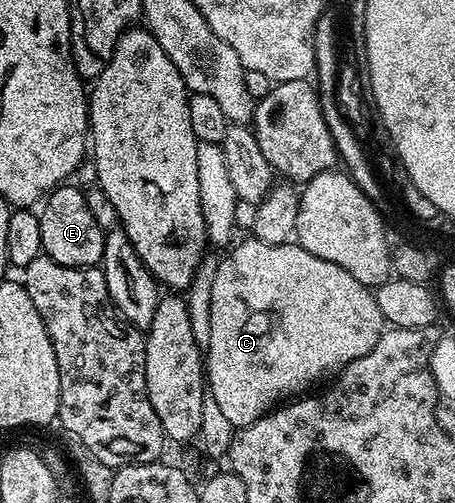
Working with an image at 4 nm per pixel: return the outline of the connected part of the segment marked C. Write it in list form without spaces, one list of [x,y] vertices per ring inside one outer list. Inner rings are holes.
[[[249,240],[243,245],[235,244],[229,250],[231,253],[218,262],[210,304],[212,339],[204,350],[208,395],[216,399],[220,411],[235,429],[256,423],[256,419],[279,403],[305,394],[309,390],[306,388],[321,377],[337,374],[348,363],[368,355],[384,328],[377,296],[352,279],[344,267],[312,255],[297,243],[269,245]]]

